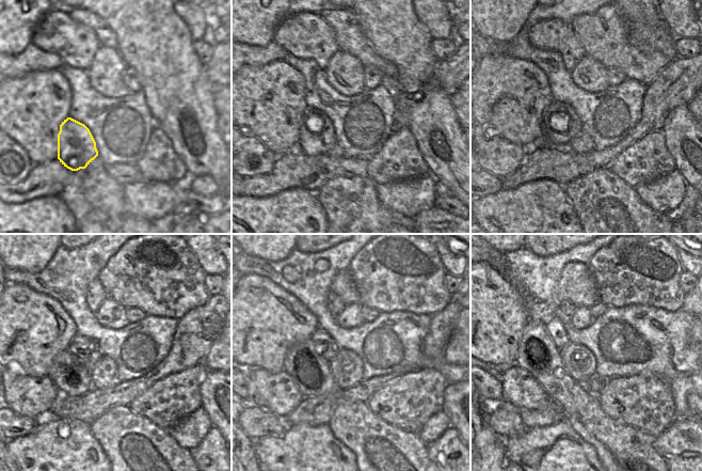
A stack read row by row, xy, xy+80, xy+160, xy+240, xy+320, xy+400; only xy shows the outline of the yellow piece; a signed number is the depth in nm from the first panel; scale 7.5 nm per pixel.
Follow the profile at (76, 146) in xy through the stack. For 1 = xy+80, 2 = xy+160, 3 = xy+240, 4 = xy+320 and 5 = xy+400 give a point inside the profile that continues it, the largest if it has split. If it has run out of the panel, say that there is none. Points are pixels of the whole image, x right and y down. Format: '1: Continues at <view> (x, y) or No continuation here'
1: Continues at xy+80 (316, 132)
2: Continues at xy+160 (560, 122)
3: Continues at xy+240 (84, 349)
4: Continues at xy+320 (324, 345)
5: Continues at xy+400 (555, 327).

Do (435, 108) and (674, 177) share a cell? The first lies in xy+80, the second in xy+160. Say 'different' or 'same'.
different

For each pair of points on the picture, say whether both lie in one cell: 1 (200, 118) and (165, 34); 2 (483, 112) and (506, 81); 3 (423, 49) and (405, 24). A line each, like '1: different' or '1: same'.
1: same
2: same
3: same

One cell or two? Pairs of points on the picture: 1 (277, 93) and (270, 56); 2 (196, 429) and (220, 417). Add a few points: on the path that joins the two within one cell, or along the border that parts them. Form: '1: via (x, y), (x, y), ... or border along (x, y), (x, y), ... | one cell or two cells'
1: border along (283, 59), (262, 65), (246, 66) | two cells
2: border along (201, 407), (213, 426) | two cells

